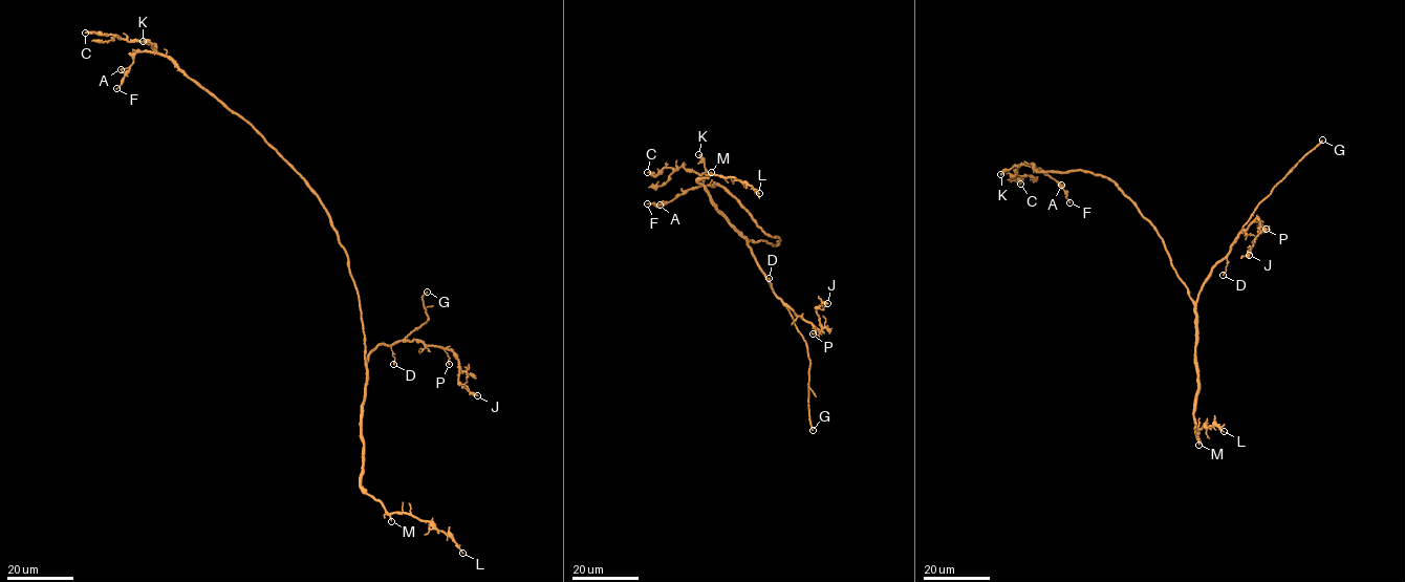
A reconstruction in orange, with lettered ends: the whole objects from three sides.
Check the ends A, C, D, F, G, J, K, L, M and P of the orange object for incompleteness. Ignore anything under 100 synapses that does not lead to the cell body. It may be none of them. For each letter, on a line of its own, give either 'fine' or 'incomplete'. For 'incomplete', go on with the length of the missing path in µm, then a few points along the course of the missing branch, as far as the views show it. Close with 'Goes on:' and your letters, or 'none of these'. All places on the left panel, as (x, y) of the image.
A: fine
C: fine
D: fine
F: fine
G: incomplete; missing 6 µm
J: fine
K: fine
L: fine
M: fine
P: fine
Goes on: G

